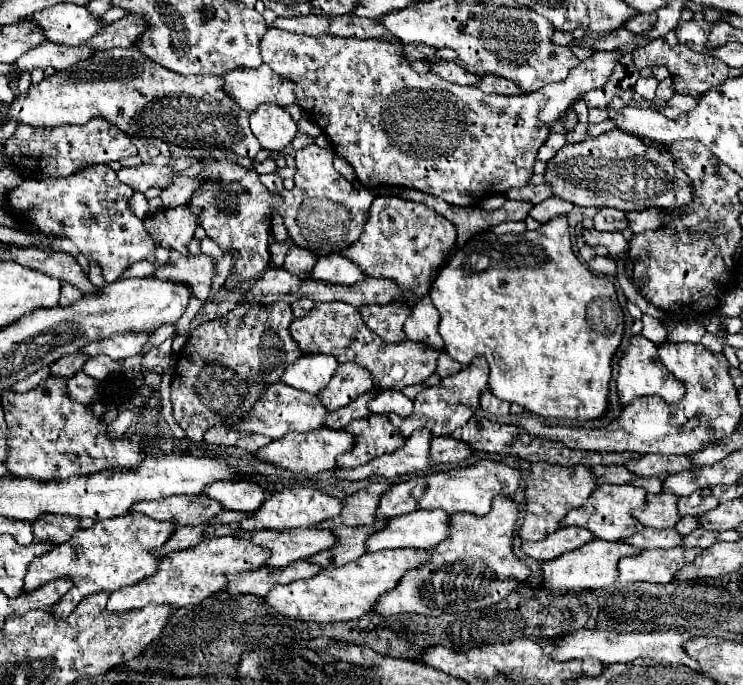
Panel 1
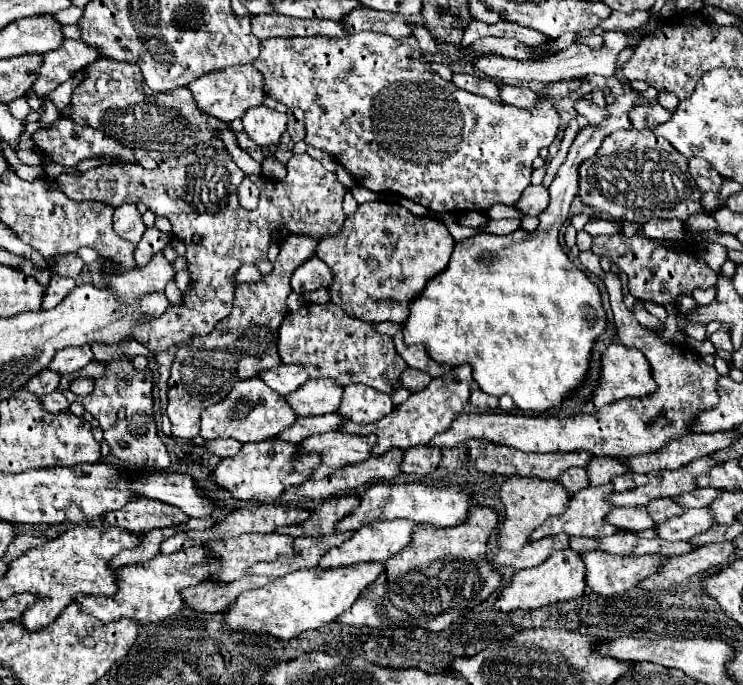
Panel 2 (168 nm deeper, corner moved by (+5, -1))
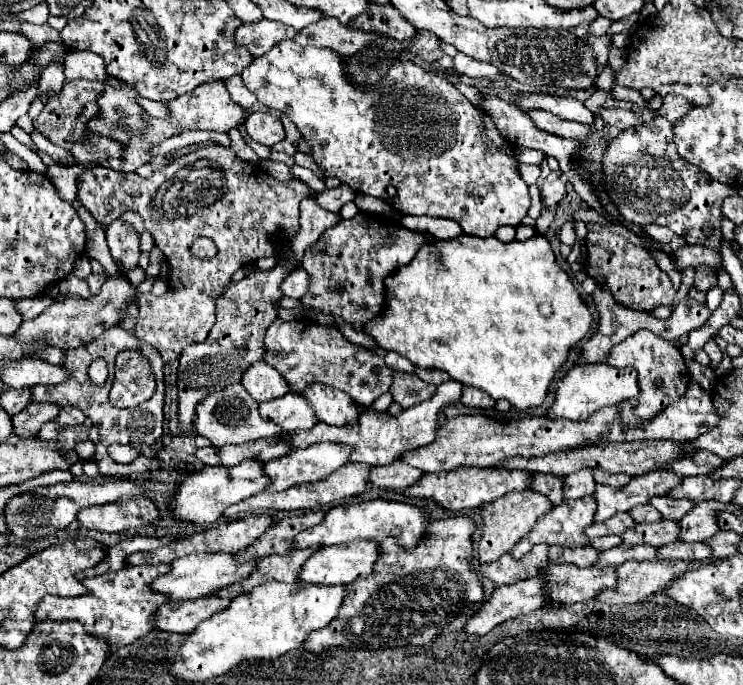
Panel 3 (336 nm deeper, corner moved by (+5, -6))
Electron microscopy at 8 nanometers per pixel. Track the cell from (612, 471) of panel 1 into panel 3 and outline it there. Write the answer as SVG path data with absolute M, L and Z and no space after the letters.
M535 474L531 482L531 488L545 494L553 504L561 504L565 500L563 486L565 486L565 478L555 474Z

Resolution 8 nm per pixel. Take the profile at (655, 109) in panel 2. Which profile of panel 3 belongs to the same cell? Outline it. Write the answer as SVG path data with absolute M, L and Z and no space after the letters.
M611 108L611 110L601 110L601 116L605 120L605 126L617 128L617 130L627 130L631 126L643 124L643 116L635 114L633 110L623 110L623 108Z

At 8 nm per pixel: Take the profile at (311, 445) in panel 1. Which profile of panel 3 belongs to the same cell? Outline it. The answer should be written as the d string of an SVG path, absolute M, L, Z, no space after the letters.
M247 458L237 466L207 466L201 472L189 476L181 482L177 496L169 504L173 508L173 518L195 524L213 524L223 516L223 510L239 500L245 500L257 492L263 492L271 486L269 476L263 470L263 462L255 458Z

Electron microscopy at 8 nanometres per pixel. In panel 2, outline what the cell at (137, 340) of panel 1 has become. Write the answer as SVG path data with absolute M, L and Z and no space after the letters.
M81 345L77 349L61 349L61 353L49 363L49 369L59 375L71 375L81 371L89 361L93 361L93 351L89 345Z

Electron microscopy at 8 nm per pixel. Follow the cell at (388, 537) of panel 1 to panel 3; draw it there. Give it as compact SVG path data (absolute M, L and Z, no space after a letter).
M357 540L357 542L347 542L339 546L327 546L319 548L303 566L299 574L299 582L303 584L349 584L355 582L357 578L365 578L373 572L373 566L379 558L379 548L381 544L377 540Z

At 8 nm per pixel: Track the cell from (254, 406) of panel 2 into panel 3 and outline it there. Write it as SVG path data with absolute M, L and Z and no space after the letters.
M233 384L225 388L221 394L211 394L209 398L205 398L195 410L193 426L197 434L205 436L217 448L227 446L227 444L245 444L251 440L269 438L269 436L277 436L283 432L283 428L277 426L275 422L261 418L259 402L241 384Z

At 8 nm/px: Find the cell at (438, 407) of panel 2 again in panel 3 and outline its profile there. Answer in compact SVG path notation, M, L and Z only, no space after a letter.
M447 380L445 384L437 386L437 392L429 400L403 410L399 416L391 416L389 412L369 410L369 414L365 414L365 418L361 418L361 422L357 422L357 426L337 428L337 426L329 426L325 422L319 422L311 430L289 432L289 434L283 434L283 438L293 438L293 448L305 448L305 446L311 446L311 444L317 444L317 442L343 442L343 444L353 446L353 452L349 456L351 462L367 464L367 466L391 464L397 458L401 458L401 454L433 442L435 432L439 428L439 424L437 424L439 414L443 412L443 408L459 402L461 388L463 386L457 380Z

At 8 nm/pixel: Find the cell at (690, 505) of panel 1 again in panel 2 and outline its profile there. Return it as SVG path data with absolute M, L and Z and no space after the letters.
M665 497L665 499L653 499L653 501L649 501L647 503L647 511L649 511L649 515L651 515L651 519L655 523L665 523L667 519L683 513L683 507L679 507L675 501L671 501L671 499Z

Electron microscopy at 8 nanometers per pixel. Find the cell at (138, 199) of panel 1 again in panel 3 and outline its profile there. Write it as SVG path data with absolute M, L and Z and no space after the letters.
M117 218L107 226L105 234L107 234L107 244L111 250L111 256L119 264L119 268L123 272L135 268L139 262L139 254L141 254L139 232L131 224Z

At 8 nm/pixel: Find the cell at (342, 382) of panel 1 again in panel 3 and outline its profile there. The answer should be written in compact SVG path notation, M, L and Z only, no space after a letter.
M289 392L283 398L275 398L273 402L263 402L261 416L265 420L277 422L285 432L309 430L319 422L313 406L297 392Z

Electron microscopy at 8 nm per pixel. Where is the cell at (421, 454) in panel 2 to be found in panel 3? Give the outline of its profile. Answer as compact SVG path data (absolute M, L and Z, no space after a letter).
M397 460L389 466L377 466L371 476L373 486L381 488L393 488L393 490L405 490L413 486L423 476L423 470L409 466L403 460Z

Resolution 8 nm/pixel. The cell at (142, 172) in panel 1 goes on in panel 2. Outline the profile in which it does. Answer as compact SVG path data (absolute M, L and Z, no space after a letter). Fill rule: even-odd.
M207 147L185 157L169 157L151 171L143 169L139 163L99 165L79 177L67 173L57 177L59 189L73 201L101 201L113 207L143 201L157 217L167 217L173 225L173 235L185 243L191 287L183 293L183 303L171 305L161 317L145 321L145 325L139 325L137 333L133 333L135 341L143 343L151 353L161 353L197 335L209 335L231 311L235 271L243 263L265 259L275 229L287 229L313 239L335 235L343 229L345 213L341 203L347 187L311 155L293 155L283 181L265 175L249 175L259 187L259 205L253 211L243 209L237 201L237 187L245 177L247 175L243 175L223 147ZM193 233L201 233L203 241L189 247Z

